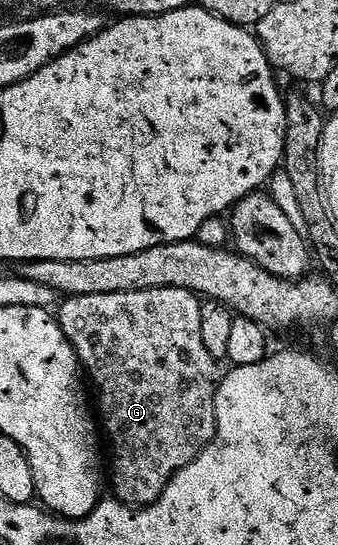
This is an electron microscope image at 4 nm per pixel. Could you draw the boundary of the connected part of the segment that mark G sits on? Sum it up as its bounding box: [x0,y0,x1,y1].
[57,288,221,508]

